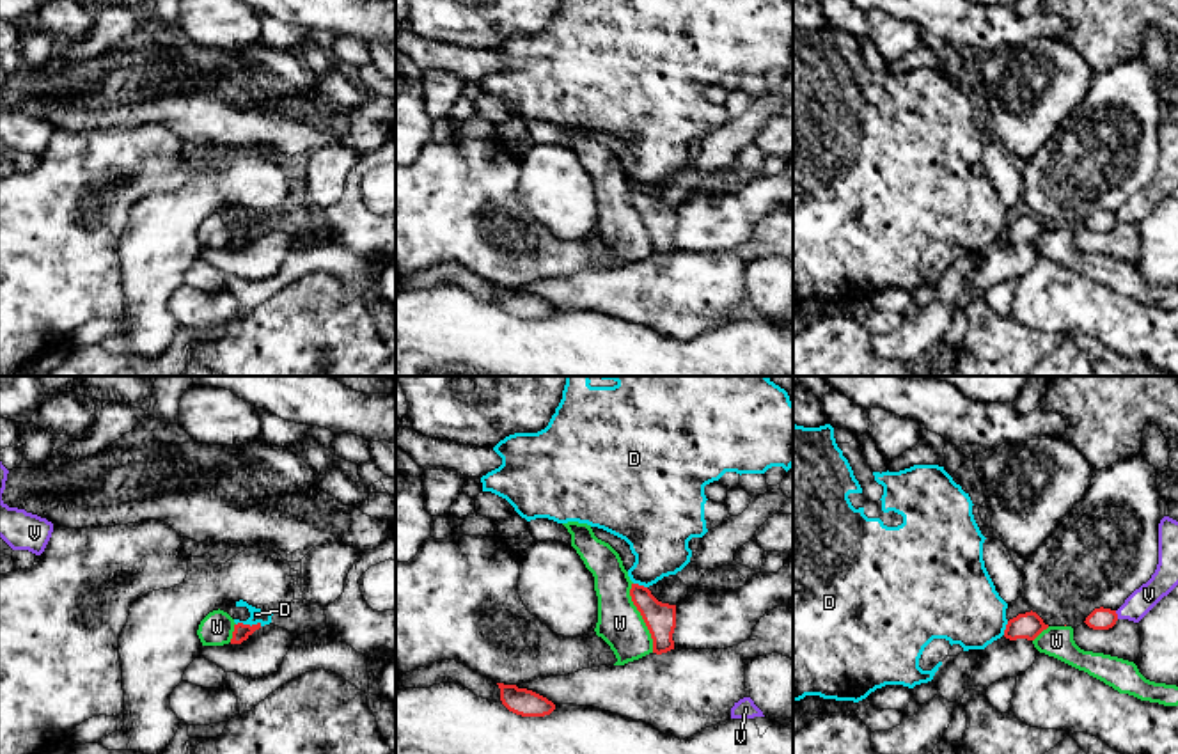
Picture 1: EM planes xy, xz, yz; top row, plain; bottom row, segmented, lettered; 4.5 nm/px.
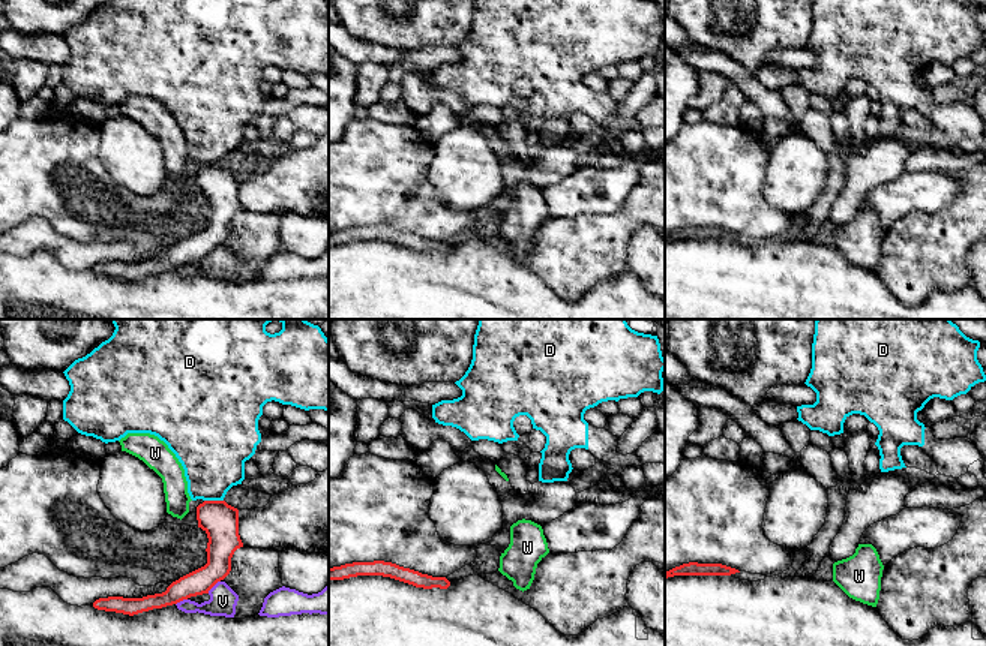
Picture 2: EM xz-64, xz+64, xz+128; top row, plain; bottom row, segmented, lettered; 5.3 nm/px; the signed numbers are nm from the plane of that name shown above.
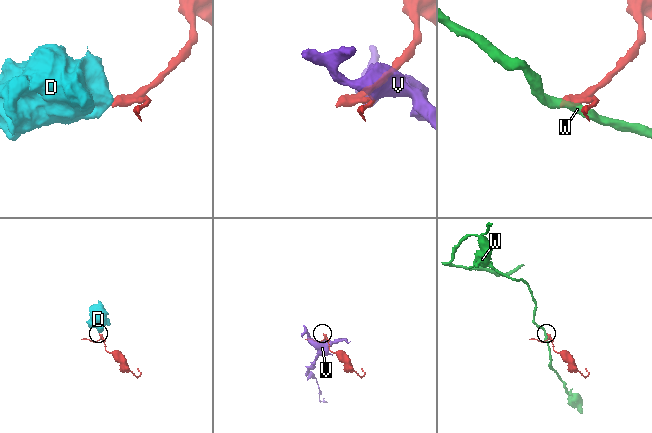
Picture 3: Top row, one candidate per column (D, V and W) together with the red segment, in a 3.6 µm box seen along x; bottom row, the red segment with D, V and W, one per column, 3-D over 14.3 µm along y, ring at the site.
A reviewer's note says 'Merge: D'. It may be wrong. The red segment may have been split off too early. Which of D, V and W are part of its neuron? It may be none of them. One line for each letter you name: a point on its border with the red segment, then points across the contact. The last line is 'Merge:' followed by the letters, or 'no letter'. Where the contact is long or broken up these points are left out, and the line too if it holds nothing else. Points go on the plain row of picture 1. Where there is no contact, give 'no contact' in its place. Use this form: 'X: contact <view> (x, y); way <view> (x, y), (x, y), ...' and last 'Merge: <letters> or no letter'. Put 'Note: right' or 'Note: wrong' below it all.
Merge: no letter
Note: wrong

